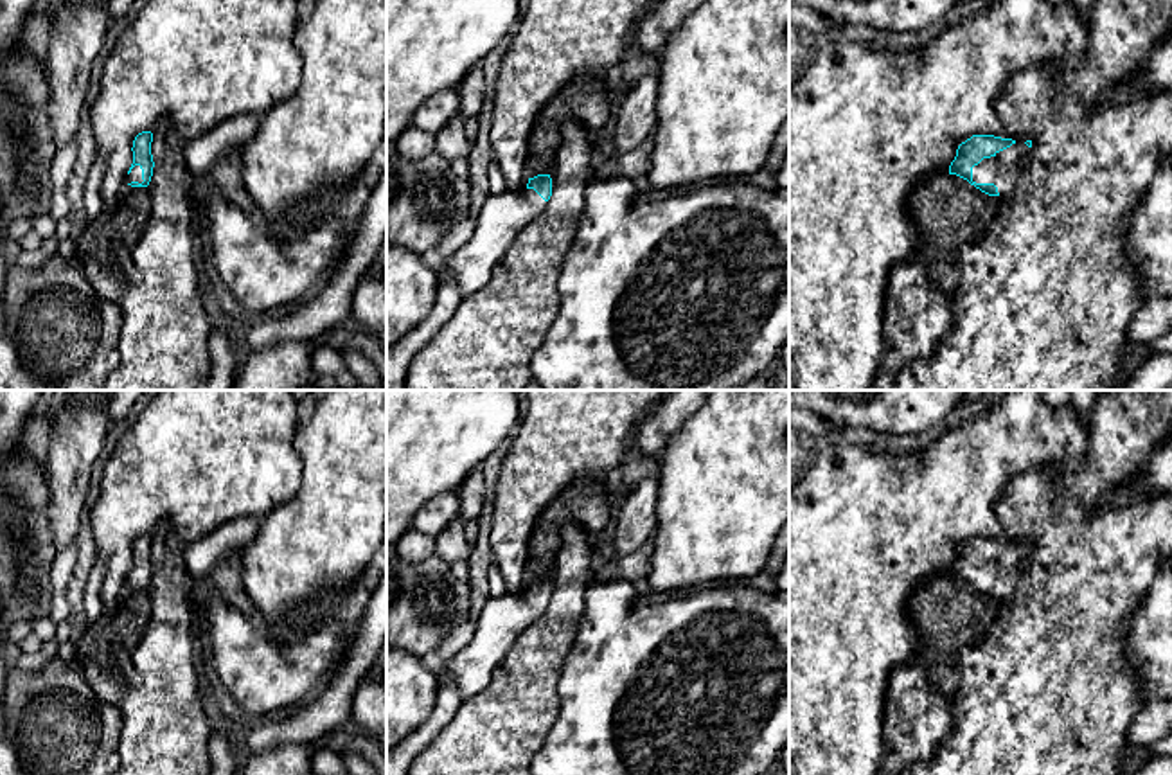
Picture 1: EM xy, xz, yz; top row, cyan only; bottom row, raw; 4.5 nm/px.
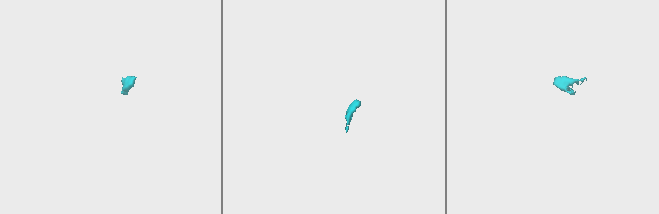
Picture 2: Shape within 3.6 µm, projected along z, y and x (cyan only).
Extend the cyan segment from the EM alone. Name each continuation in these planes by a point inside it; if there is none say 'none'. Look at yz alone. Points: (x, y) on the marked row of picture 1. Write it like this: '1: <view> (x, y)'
1: yz (1002, 169)

